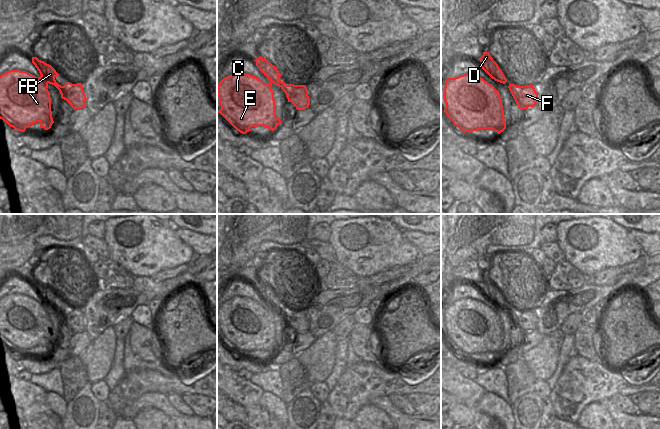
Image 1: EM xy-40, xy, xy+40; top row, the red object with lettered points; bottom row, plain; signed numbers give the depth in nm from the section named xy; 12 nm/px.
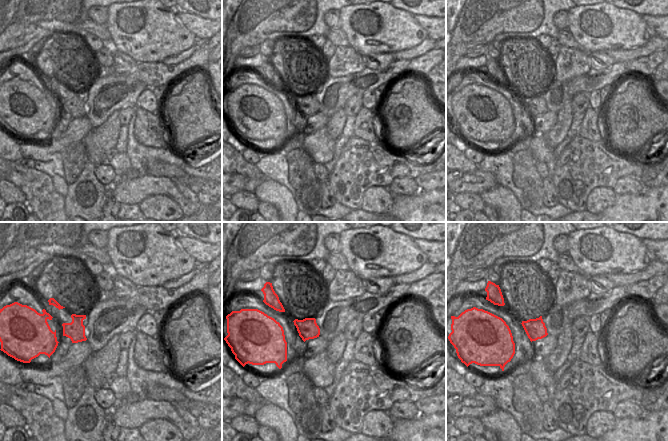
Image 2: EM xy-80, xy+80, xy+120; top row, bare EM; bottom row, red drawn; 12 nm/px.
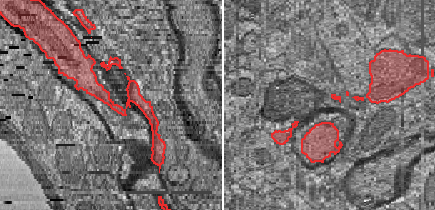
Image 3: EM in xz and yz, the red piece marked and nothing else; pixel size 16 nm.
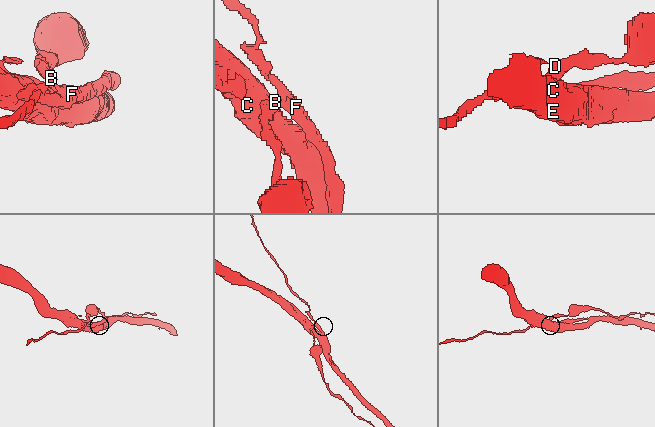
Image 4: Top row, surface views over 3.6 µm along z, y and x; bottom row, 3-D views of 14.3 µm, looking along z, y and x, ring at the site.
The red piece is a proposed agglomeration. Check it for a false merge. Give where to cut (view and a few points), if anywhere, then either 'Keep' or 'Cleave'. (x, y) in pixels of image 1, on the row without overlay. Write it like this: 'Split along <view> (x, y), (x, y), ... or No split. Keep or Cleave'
Split along xy-40 (40, 300), (48, 306). Cleave

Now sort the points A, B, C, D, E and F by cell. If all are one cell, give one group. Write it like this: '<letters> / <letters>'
A C E F / B D

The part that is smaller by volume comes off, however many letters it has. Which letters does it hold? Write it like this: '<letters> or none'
B, D

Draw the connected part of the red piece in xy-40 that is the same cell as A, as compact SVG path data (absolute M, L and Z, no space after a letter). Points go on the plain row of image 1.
M10 294L0 300L0 343L17 355L39 346L48 354L54 347L48 306L26 295Z

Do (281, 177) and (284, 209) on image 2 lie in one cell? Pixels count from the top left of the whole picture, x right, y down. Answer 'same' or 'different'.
different

